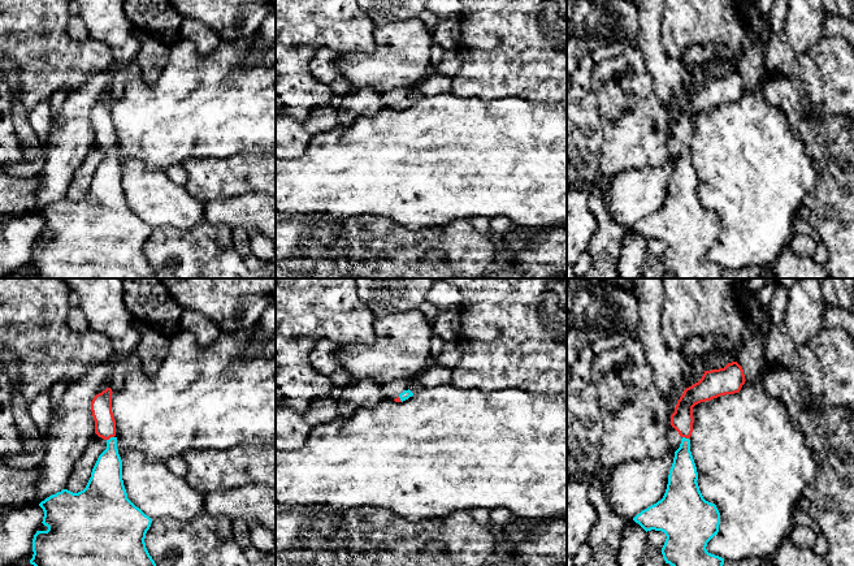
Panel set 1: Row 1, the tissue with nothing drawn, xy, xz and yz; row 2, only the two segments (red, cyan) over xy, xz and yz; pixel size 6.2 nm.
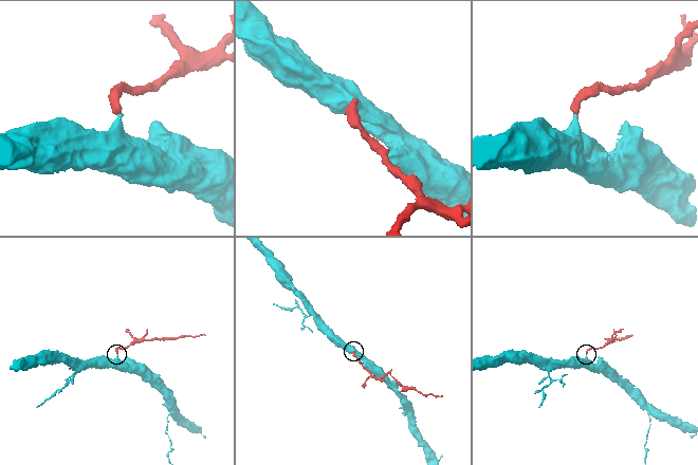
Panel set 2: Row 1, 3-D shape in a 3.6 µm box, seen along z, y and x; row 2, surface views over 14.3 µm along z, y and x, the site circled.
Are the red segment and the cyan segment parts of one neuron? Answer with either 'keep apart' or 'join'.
join

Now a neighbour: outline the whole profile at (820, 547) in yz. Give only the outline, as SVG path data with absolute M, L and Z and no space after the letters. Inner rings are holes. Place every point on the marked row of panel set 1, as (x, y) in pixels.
M822 532L816 536L816 540L812 545L812 550L820 557L827 556L828 541L827 541L825 536Z

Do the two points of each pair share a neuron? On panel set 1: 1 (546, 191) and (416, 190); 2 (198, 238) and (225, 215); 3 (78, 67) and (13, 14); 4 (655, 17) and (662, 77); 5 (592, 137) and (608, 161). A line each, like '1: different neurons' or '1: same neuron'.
1: same neuron
2: different neurons
3: same neuron
4: same neuron
5: different neurons

